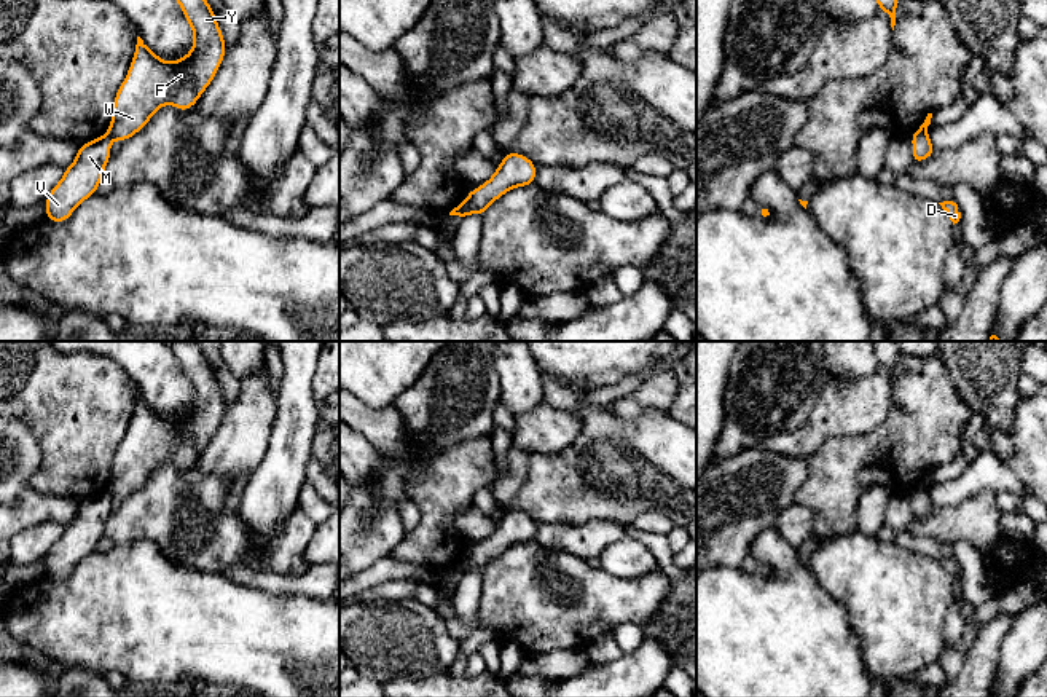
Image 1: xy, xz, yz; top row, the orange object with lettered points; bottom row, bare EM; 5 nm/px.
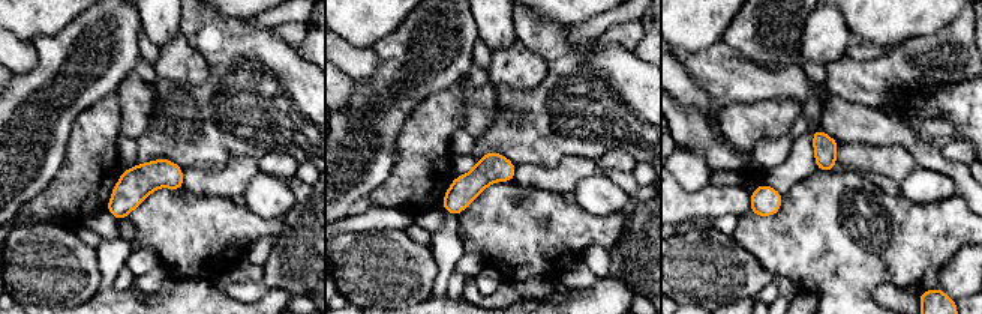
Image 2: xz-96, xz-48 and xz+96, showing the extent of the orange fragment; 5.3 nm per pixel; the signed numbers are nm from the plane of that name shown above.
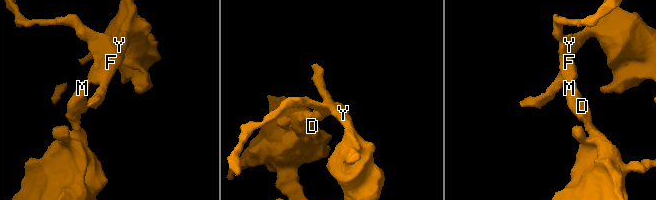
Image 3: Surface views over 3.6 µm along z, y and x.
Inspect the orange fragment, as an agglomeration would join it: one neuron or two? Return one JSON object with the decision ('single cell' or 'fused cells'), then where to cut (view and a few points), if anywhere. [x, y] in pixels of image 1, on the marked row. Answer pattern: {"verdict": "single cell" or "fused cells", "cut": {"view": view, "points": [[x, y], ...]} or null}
{"verdict": "fused cells", "cut": {"view": "xz", "points": [[464, 200], [467, 212]]}}

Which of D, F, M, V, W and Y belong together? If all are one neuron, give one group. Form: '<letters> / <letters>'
D M V / F W Y

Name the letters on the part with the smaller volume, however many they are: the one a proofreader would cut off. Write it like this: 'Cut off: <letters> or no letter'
Cut off: F, W, Y

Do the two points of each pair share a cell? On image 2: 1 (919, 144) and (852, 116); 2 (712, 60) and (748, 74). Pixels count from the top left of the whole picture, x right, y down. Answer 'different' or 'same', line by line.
1: same
2: same

